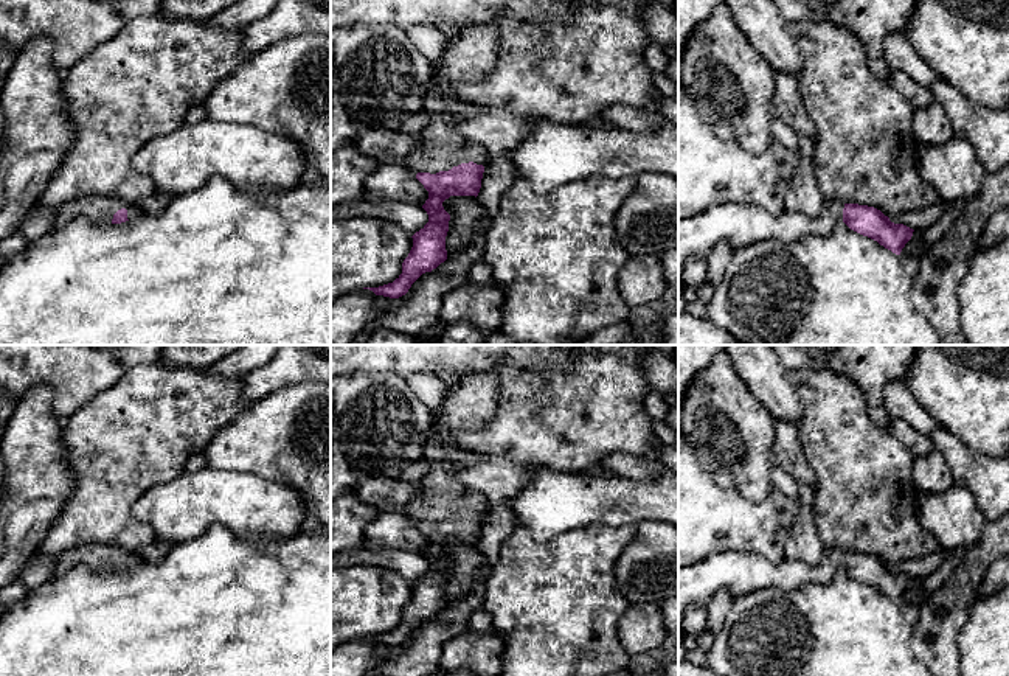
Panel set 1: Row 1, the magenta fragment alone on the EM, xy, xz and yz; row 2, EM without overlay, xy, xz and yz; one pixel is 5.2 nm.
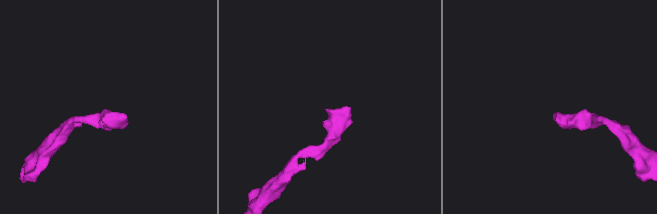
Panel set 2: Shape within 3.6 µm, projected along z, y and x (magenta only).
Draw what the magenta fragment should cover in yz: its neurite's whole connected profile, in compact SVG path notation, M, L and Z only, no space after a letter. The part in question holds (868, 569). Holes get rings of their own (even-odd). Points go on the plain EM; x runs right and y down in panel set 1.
M838 547L824 549L818 564L787 558L773 564L758 553L728 550L678 567L678 629L689 605L708 606L719 591L728 591L733 598L768 587L789 592L806 584L829 584L841 569L896 603L900 603L914 580L891 570L874 555L843 552Z

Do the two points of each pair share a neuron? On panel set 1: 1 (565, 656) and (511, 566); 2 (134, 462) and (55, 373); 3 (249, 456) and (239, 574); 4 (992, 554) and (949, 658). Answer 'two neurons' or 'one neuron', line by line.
1: one neuron
2: two neurons
3: two neurons
4: one neuron

